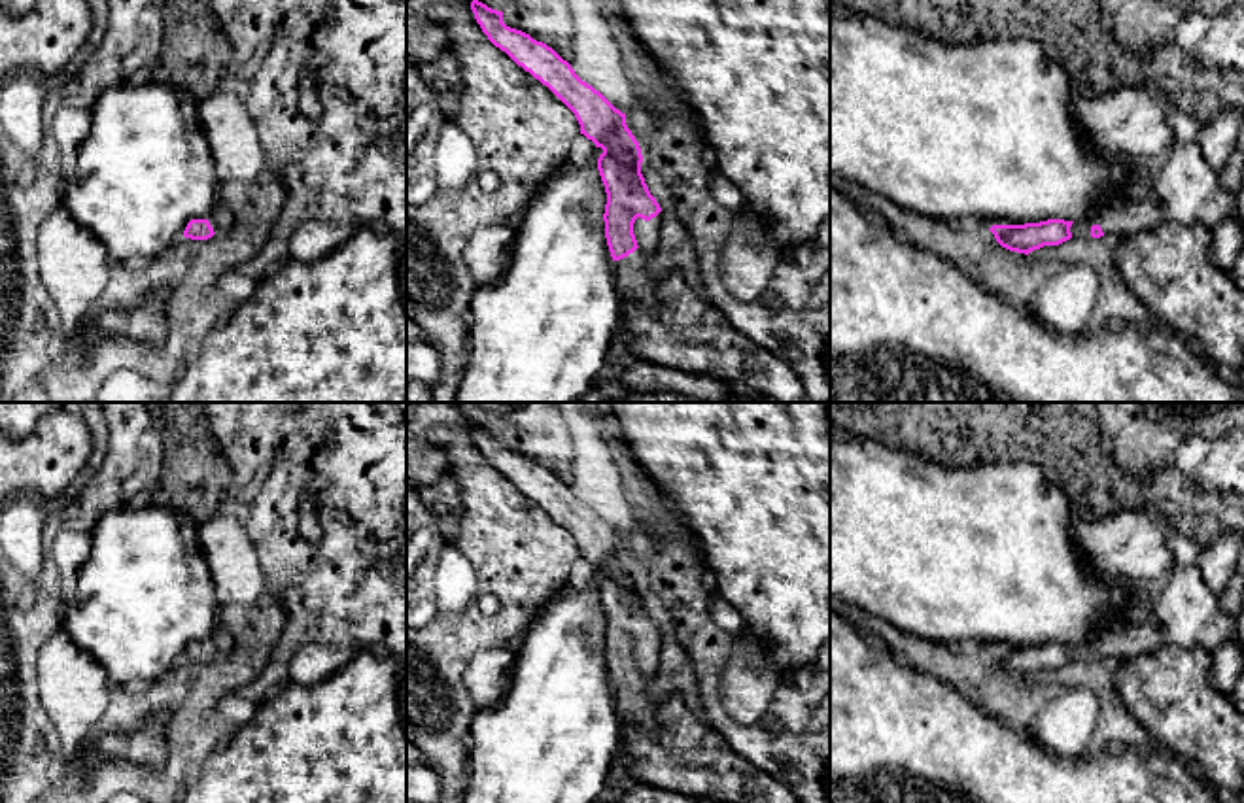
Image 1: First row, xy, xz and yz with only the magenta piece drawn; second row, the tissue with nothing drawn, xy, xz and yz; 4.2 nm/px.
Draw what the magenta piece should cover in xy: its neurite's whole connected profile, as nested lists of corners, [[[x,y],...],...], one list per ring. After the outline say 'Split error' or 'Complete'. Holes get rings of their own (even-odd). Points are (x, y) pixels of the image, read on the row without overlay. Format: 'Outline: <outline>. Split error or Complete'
Outline: [[[216,625],[208,642],[191,642],[183,654],[185,661],[208,663],[214,658],[225,658],[234,644],[234,637],[223,627]]]. Split error

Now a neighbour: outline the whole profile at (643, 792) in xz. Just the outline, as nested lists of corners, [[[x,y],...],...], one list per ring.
[[[639,784],[628,790],[622,795],[620,803],[715,803],[715,801],[709,801],[705,797],[679,794],[673,790],[662,790],[662,788],[648,786],[648,784]]]

